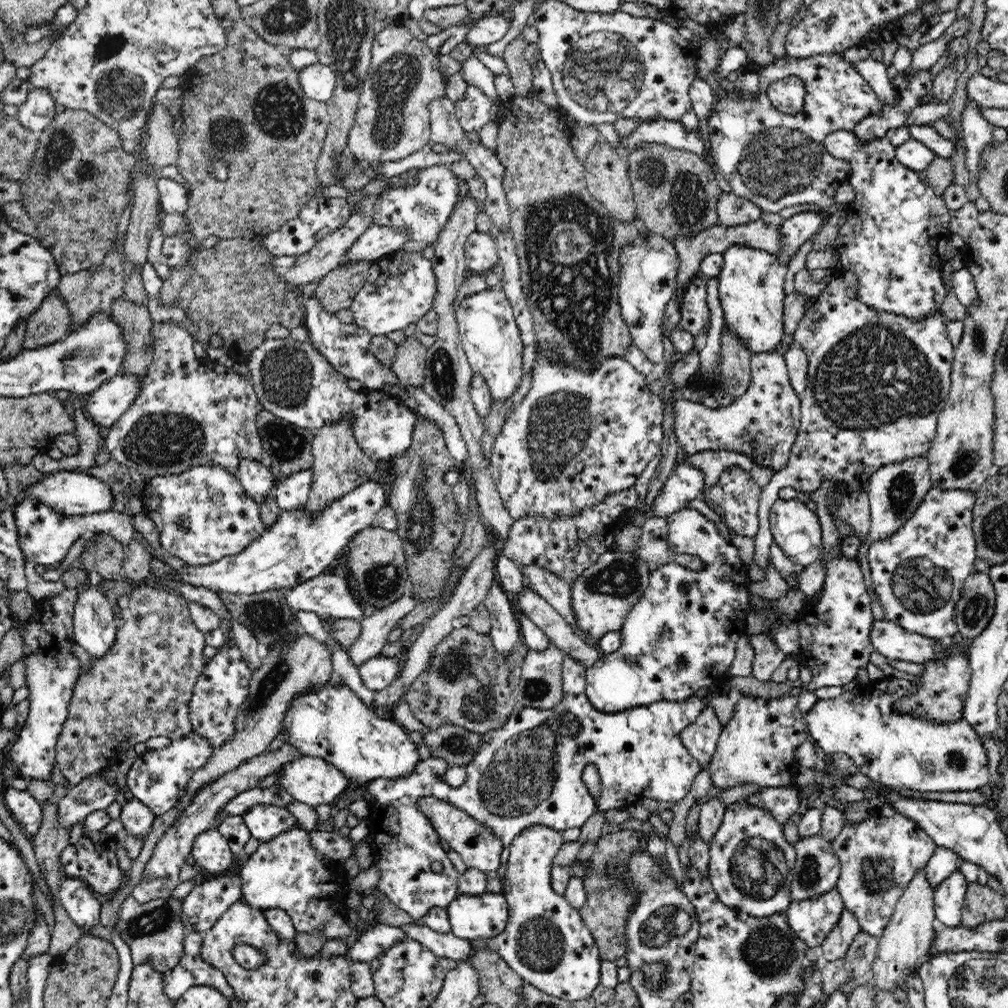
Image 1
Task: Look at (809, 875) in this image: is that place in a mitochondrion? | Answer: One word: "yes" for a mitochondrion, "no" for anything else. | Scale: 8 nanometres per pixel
yes

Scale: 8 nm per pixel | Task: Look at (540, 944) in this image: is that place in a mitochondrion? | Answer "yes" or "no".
yes

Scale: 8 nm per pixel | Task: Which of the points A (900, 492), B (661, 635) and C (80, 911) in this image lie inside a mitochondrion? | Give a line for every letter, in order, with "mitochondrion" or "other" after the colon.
A: mitochondrion
B: mitochondrion
C: other

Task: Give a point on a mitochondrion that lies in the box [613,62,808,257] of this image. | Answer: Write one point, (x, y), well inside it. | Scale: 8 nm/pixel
(687, 197)

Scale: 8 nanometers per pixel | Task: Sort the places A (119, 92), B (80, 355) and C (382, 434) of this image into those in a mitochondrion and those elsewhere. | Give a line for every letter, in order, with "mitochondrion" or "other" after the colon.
A: mitochondrion
B: mitochondrion
C: other

